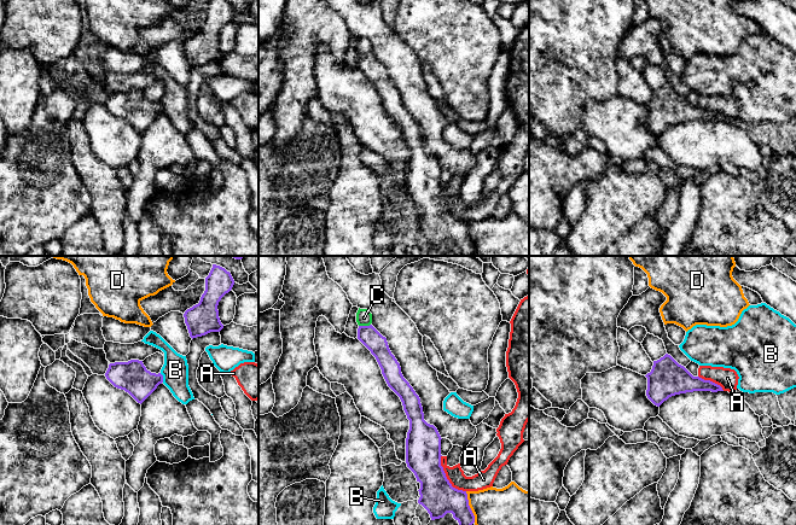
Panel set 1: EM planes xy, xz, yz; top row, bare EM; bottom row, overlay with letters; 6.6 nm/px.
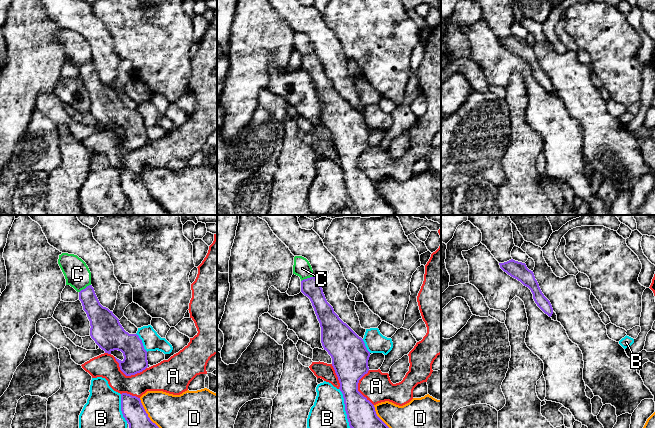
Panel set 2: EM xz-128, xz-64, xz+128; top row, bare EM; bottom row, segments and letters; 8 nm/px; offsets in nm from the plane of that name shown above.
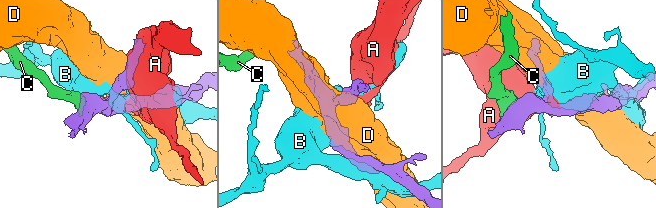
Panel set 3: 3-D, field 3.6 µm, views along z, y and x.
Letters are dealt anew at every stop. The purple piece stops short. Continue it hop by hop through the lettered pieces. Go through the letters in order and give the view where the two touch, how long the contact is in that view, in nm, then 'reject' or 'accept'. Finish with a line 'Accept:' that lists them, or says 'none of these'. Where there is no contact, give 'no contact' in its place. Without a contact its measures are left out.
A: xz | 300 nm | reject
B: xy | 70 nm | reject
C: xz | 80 nm | reject
D: xz | 220 nm | reject
Accept: none of these

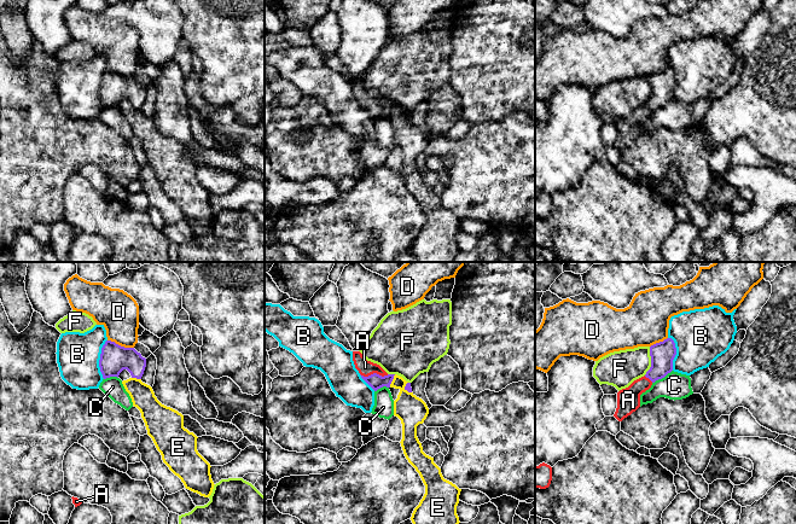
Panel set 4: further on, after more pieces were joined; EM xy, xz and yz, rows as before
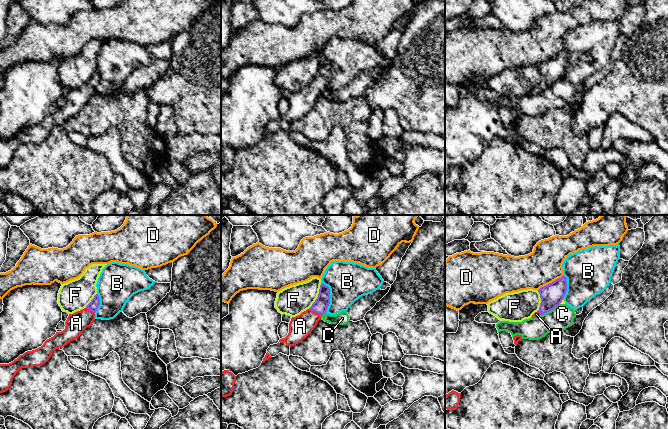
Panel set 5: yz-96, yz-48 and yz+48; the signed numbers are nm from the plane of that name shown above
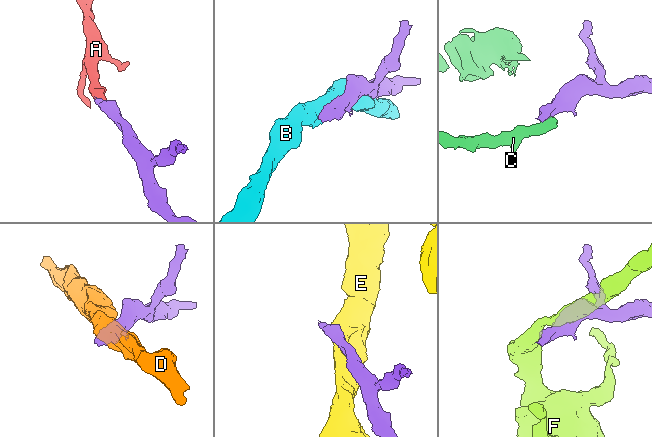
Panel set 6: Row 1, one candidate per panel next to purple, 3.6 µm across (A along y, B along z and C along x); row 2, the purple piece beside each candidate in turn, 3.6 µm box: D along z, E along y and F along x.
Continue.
A: xz | 190 nm | accept
B: xy | 260 nm | reject
C: yz | 160 nm | reject
D: xy | 190 nm | reject
E: xz | 100 nm | reject
F: yz | 200 nm | reject
Accept: A

